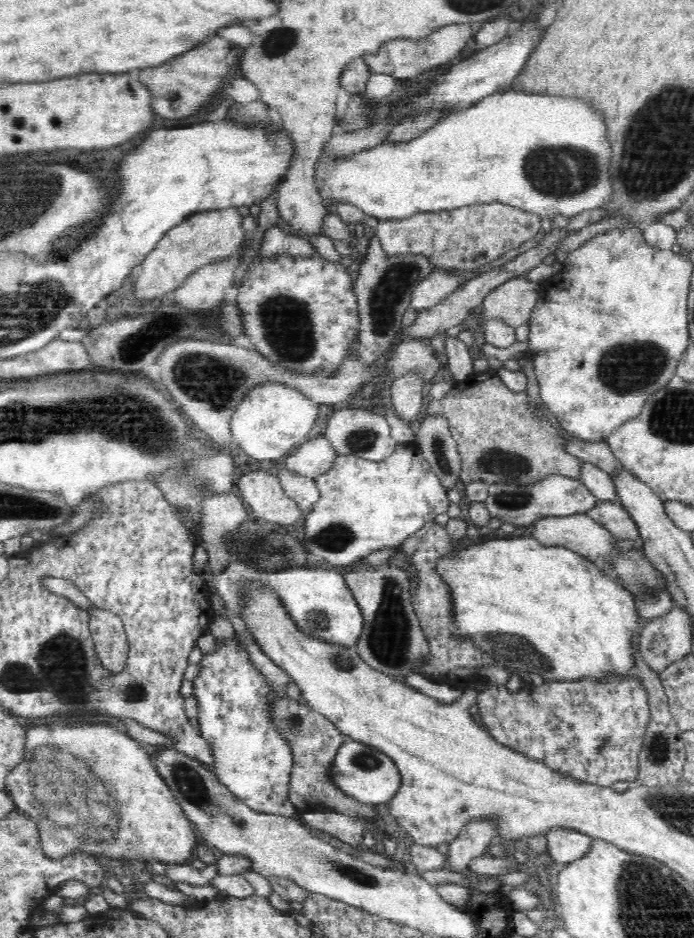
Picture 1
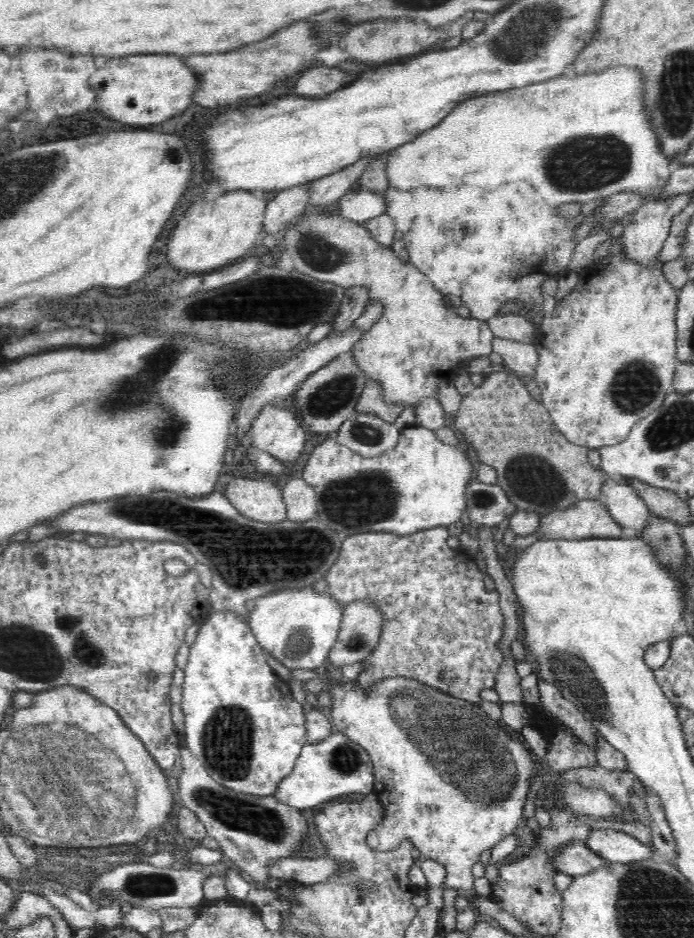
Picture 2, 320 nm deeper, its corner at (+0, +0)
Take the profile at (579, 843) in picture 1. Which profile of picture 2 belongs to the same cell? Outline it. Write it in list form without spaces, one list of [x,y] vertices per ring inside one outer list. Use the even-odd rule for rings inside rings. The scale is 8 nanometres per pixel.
[[[609,827],[592,830],[592,834],[586,840],[586,845],[598,856],[611,863],[628,864],[657,857],[654,847],[646,846],[638,838],[623,831],[609,829]]]

